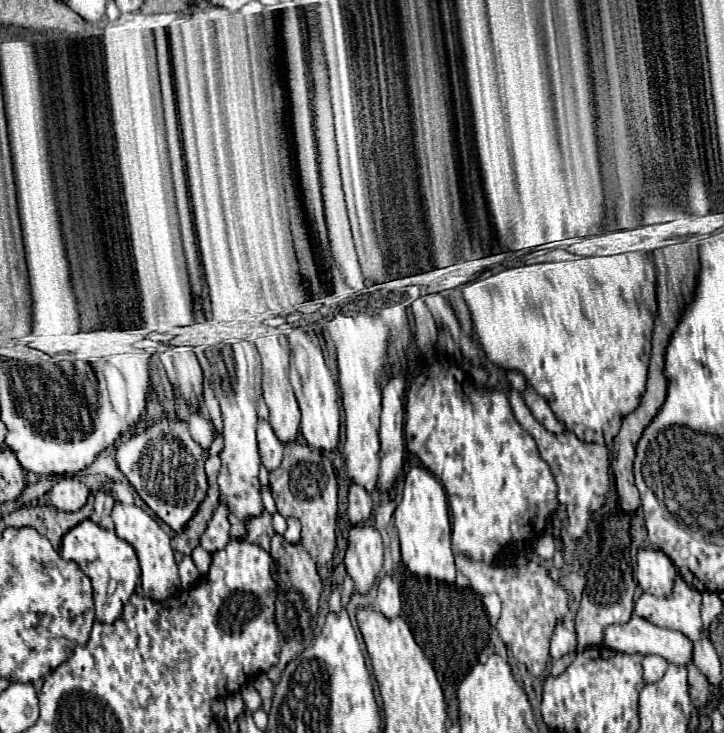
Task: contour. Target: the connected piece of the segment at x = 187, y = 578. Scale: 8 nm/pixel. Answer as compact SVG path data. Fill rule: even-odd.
M183 556L183 560L179 562L179 576L181 576L181 584L183 584L185 590L191 588L197 582L199 572L197 572L191 556Z

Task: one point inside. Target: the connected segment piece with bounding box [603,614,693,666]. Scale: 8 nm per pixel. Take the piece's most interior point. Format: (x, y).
(638, 635)

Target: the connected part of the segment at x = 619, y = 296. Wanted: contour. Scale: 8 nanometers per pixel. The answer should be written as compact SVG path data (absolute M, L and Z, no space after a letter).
M564 249L553 250L553 261L545 264L521 264L502 272L493 274L485 280L469 282L463 288L463 298L471 310L475 332L483 344L483 350L487 352L487 358L497 364L503 370L519 370L525 374L531 388L535 388L551 406L551 410L557 414L561 422L565 422L567 430L575 432L579 440L583 442L597 442L603 446L611 446L615 434L619 432L619 426L623 418L639 408L639 402L643 398L645 380L647 380L647 368L649 368L649 356L651 356L651 332L653 322L657 314L657 300L655 300L655 266L649 260L647 254L635 254L635 252L623 252L617 256L599 256L599 258L583 258L575 256Z

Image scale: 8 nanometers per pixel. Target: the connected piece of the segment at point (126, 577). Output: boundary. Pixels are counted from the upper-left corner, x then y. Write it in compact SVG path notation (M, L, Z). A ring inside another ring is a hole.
M83 520L75 528L71 528L63 536L61 556L65 560L73 560L81 566L81 570L93 582L93 598L95 598L95 614L99 622L115 622L121 616L123 604L131 598L139 584L141 568L137 562L137 554L131 544L117 538L115 532L97 526L91 520Z

